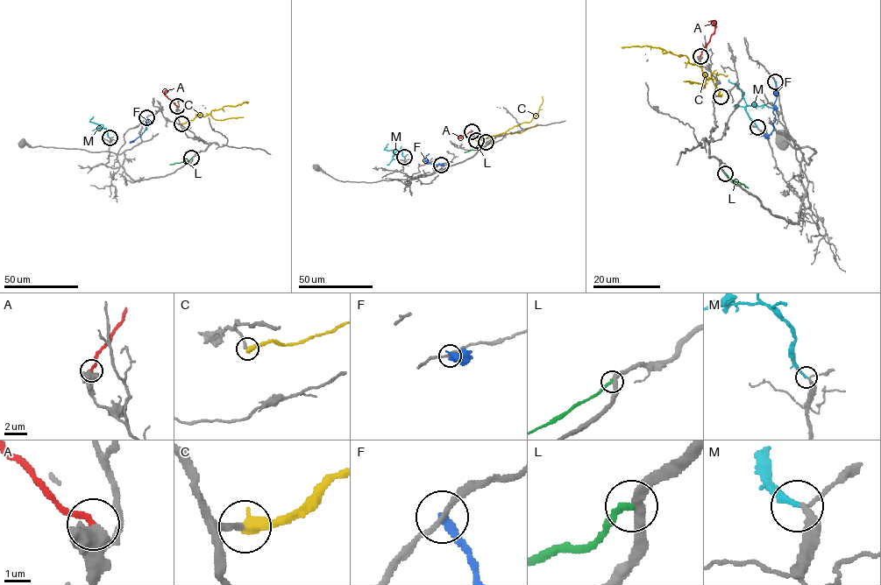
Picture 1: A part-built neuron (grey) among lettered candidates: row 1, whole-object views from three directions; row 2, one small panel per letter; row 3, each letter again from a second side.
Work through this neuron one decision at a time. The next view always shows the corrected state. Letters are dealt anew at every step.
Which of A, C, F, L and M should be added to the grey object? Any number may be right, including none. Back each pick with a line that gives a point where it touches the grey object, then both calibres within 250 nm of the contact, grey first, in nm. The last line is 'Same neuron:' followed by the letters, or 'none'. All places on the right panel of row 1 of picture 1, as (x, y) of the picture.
A: contact (700, 56); calibres 750 and 240 nm
M: contact (757, 127); calibres 180 and 220 nm
Same neuron: A, M

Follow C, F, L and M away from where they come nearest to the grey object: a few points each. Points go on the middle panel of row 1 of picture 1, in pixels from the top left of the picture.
C: (476, 140), (529, 122), (538, 112), (542, 96)
F: (441, 165), (427, 161), (425, 157), (429, 153)
L: (486, 142), (465, 152)
M: (404, 156), (401, 151), (385, 150), (387, 144)

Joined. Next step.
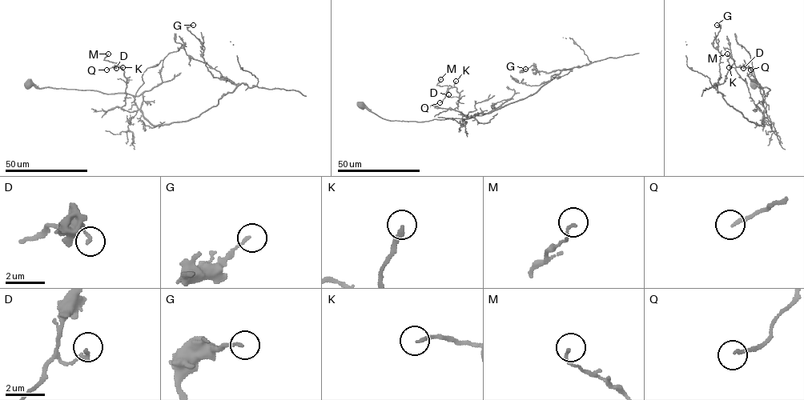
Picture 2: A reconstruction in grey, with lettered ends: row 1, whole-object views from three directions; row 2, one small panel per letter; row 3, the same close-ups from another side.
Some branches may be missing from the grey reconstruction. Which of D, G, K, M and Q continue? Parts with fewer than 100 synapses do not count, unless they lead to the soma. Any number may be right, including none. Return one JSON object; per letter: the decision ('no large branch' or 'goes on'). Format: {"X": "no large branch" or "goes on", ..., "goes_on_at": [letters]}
{"D": "no large branch", "G": "no large branch", "K": "no large branch", "M": "no large branch", "Q": "no large branch", "goes_on_at": []}

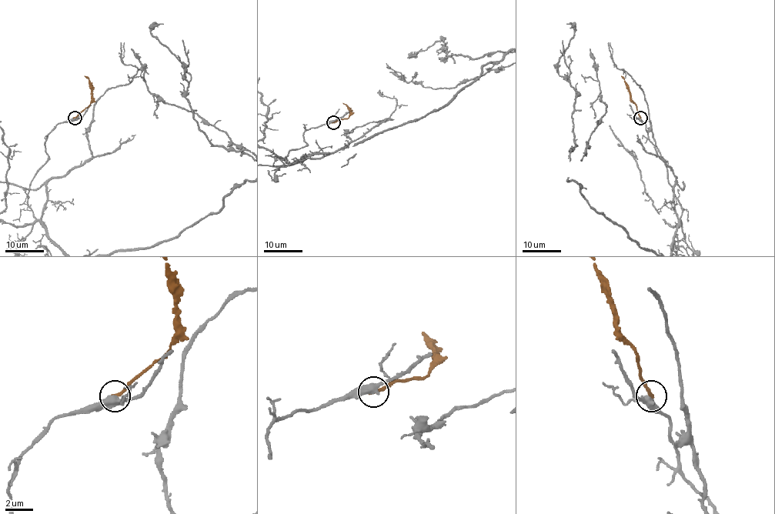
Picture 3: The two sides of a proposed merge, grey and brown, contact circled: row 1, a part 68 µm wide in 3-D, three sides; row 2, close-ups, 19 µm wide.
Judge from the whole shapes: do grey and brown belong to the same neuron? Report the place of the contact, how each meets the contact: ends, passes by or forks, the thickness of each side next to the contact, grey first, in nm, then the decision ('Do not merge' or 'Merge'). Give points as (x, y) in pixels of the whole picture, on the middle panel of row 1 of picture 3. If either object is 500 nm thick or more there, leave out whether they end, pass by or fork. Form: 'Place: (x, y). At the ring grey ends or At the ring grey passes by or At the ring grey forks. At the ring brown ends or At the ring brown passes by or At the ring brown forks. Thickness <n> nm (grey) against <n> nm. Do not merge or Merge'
Place: (333, 122). At the ring grey passes by. At the ring brown ends. Thickness 460 nm (grey) against 240 nm. Do not merge

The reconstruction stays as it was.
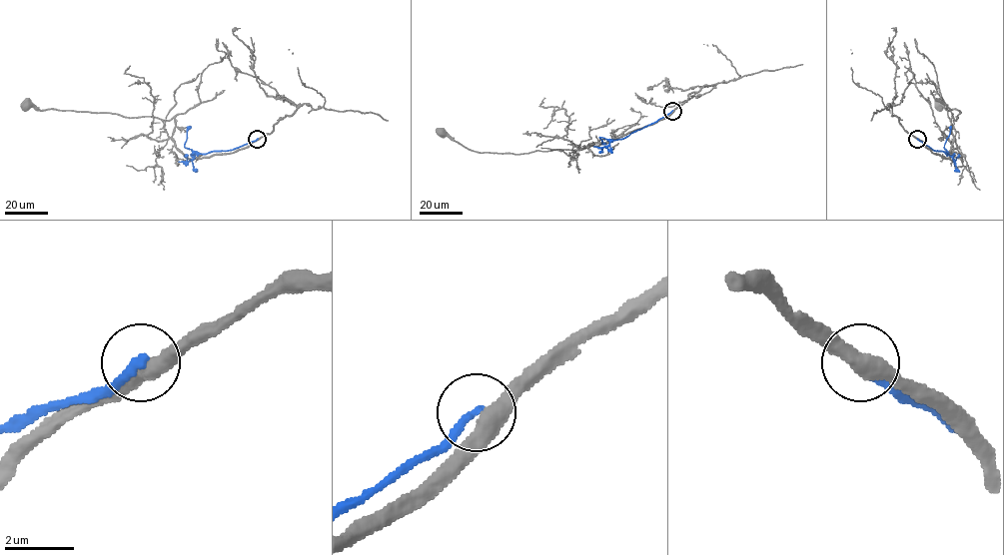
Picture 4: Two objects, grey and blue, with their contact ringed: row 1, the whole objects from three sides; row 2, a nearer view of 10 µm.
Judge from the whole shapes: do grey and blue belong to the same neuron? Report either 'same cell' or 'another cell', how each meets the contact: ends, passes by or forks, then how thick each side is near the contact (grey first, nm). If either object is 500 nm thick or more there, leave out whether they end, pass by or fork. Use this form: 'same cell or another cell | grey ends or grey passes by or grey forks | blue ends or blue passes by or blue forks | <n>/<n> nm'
another cell | grey passes by | blue ends | 480/260 nm

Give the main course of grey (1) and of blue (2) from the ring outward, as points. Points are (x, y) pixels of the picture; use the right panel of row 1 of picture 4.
1: (917, 139), (934, 154), (949, 158), (953, 141), (951, 119), (956, 120), (960, 113), (939, 105)
2: (917, 139), (932, 150), (946, 153), (944, 143), (951, 126)

